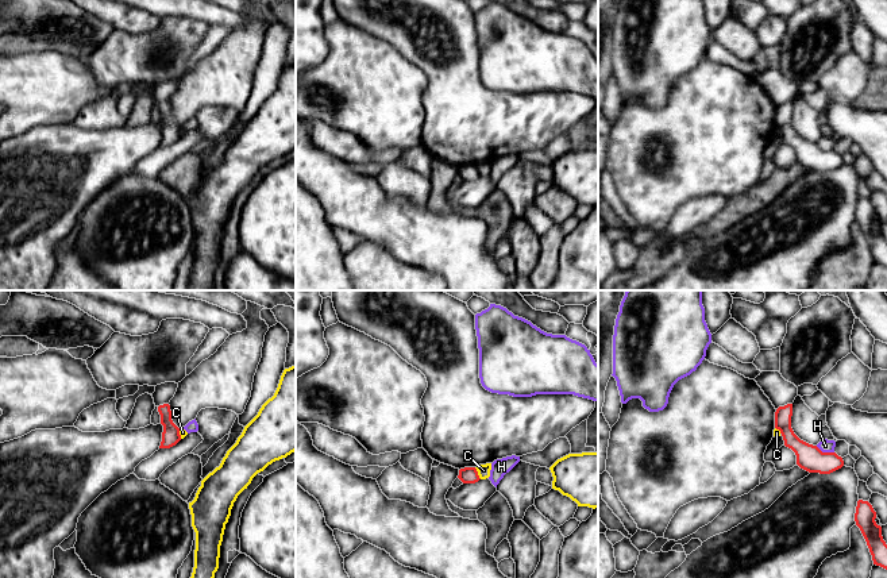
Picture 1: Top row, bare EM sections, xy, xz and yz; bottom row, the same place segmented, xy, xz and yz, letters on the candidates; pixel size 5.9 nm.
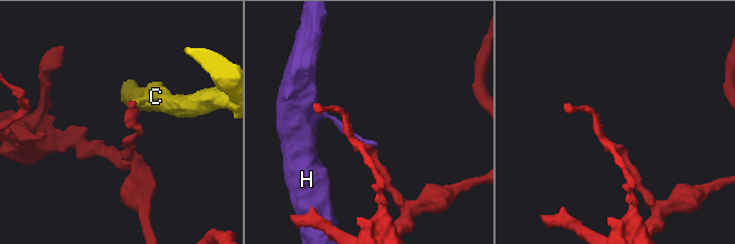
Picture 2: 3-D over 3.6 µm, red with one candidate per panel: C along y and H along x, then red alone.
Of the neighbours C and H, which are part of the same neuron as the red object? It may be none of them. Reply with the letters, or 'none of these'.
none of these

